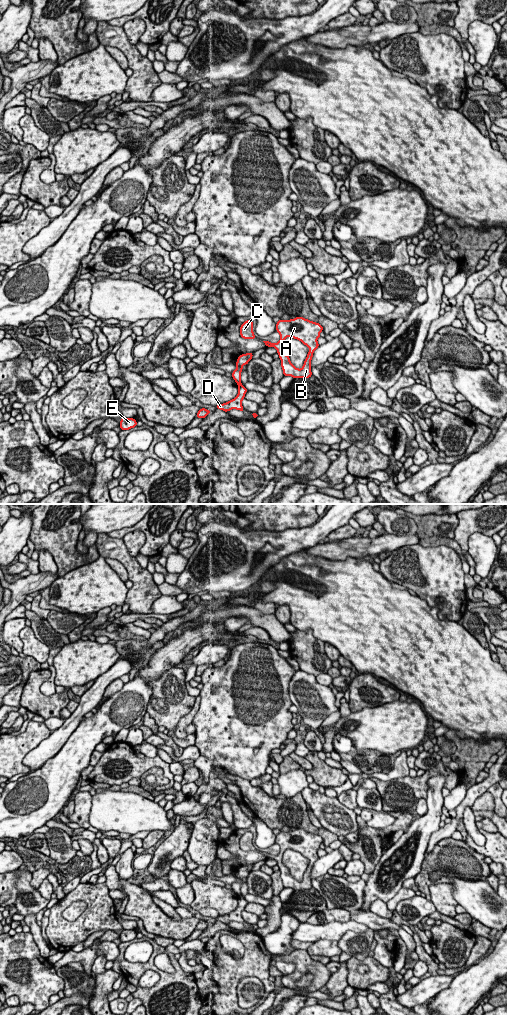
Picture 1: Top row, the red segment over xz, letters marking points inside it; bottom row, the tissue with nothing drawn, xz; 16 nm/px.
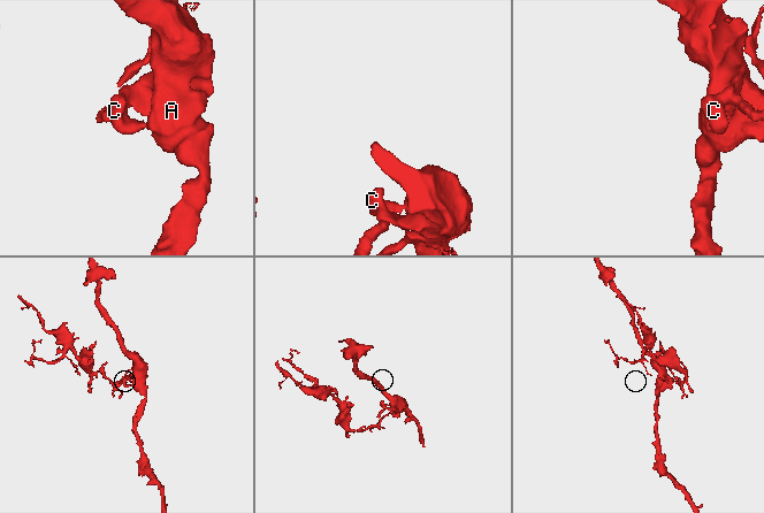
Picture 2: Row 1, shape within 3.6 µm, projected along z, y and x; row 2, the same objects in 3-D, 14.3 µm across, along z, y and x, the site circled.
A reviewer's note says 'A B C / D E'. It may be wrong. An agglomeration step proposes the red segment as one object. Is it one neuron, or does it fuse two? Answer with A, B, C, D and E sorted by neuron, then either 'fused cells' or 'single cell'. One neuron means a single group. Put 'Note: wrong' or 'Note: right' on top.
Note: right
A B C / D E | fused cells

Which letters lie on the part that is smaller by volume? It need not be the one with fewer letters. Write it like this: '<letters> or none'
D, E

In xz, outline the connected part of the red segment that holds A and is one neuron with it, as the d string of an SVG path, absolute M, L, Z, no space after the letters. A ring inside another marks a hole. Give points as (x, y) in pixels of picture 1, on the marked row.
M296 317L290 320L280 319L276 323L276 331L280 334L279 342L263 342L267 347L274 347L277 349L284 376L291 376L293 378L309 378L312 376L311 360L314 351L319 347L317 339L320 337L320 333L323 329L324 328L319 323L310 321L303 317ZM287 337L297 339L309 348L309 352L301 369L296 368L291 363L290 357L282 350L283 342Z

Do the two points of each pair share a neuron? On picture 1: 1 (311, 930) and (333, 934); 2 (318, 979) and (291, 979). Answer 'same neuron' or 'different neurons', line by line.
1: same neuron
2: same neuron

